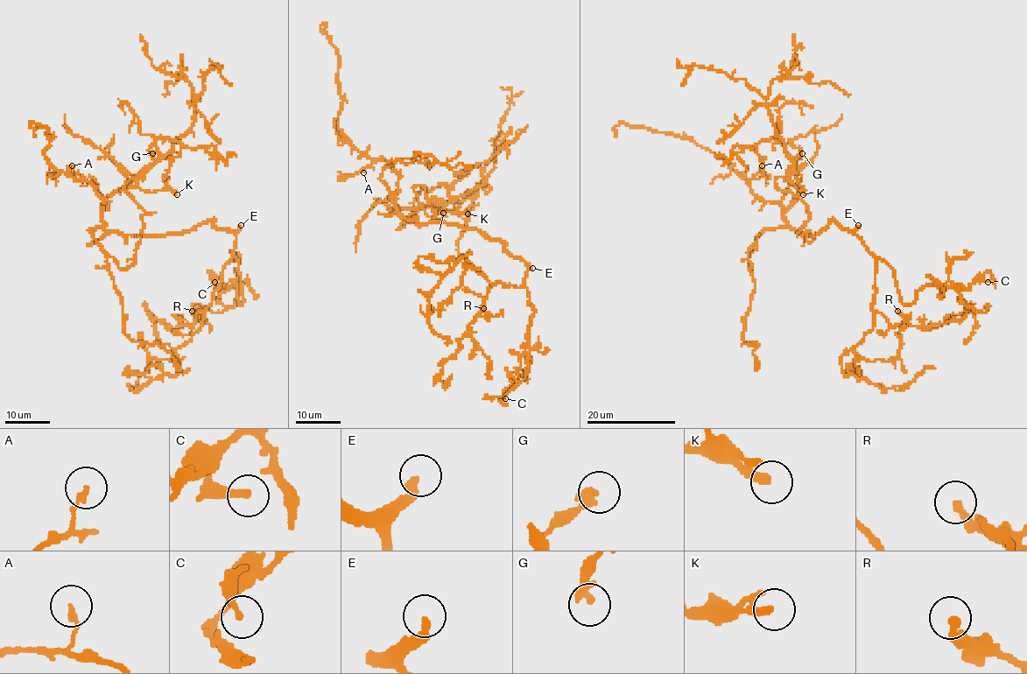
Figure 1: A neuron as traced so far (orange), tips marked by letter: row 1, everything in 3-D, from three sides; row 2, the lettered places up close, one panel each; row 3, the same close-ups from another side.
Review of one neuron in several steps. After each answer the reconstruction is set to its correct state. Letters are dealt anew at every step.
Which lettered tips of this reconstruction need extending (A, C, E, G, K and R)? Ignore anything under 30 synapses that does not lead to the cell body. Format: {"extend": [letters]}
{"extend": ["E"]}

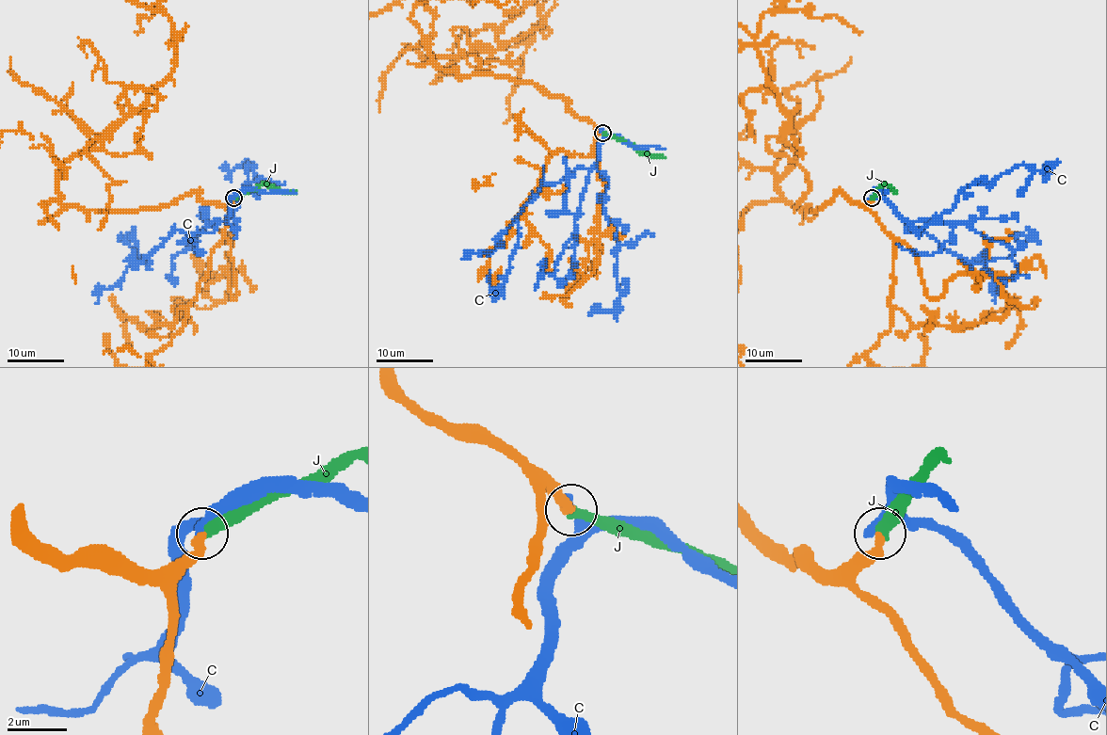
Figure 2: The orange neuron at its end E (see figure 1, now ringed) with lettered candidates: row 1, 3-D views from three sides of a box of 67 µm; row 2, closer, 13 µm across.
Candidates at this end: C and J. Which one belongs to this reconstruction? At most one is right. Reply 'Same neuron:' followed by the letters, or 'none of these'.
Same neuron: J

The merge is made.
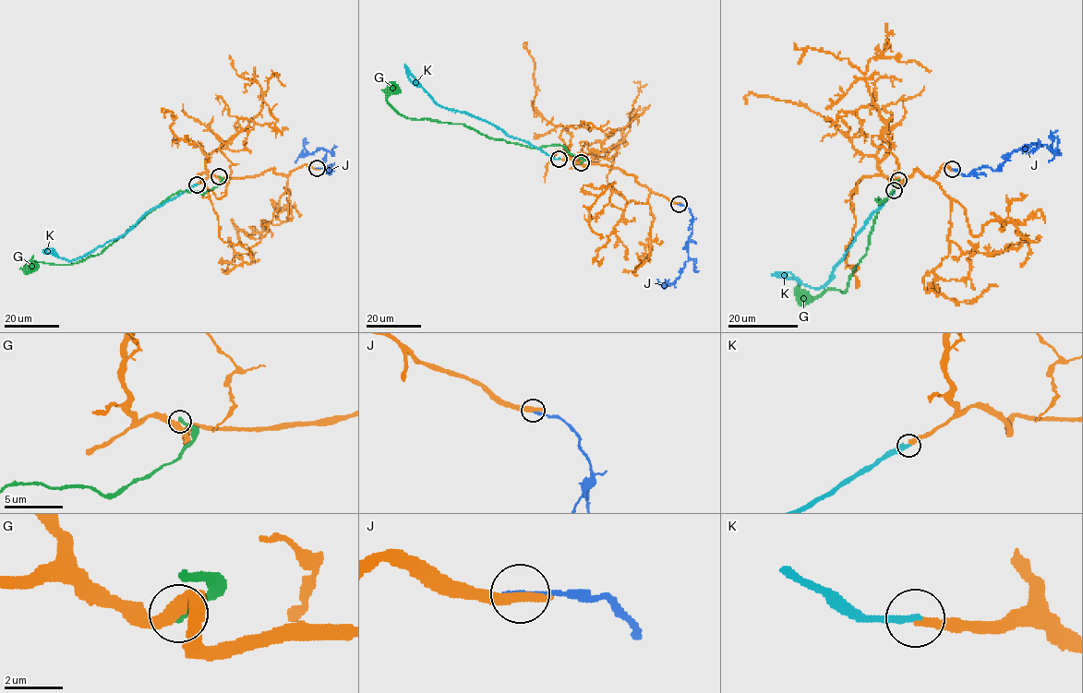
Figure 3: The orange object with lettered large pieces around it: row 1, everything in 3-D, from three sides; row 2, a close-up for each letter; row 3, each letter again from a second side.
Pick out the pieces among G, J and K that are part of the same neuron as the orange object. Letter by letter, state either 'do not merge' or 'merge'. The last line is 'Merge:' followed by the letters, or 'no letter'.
G: do not merge
J: do not merge
K: merge
Merge: K

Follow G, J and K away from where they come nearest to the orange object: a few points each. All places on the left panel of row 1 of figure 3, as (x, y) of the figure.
G: (219, 176), (222, 182), (201, 193), (173, 193), (100, 253), (66, 264), (30, 261), (28, 268), (33, 256)
J: (318, 168), (330, 173), (330, 166), (323, 167), (326, 149), (305, 154), (305, 138)
K: (197, 185), (149, 210), (123, 234), (76, 258), (68, 260), (61, 258), (52, 248), (42, 250)

